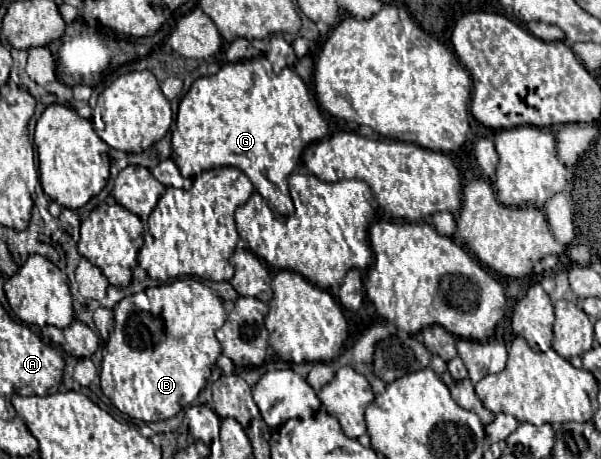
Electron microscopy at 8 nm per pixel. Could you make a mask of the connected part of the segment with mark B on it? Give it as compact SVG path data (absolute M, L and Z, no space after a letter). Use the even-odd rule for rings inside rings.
M177 279L143 293L149 299L152 315L163 317L163 341L151 345L151 349L131 349L131 345L123 341L123 329L115 325L101 363L101 391L121 413L149 423L175 417L181 409L187 409L207 385L211 367L221 355L215 331L223 325L227 313L215 291L197 279ZM165 305L167 313L161 313Z

